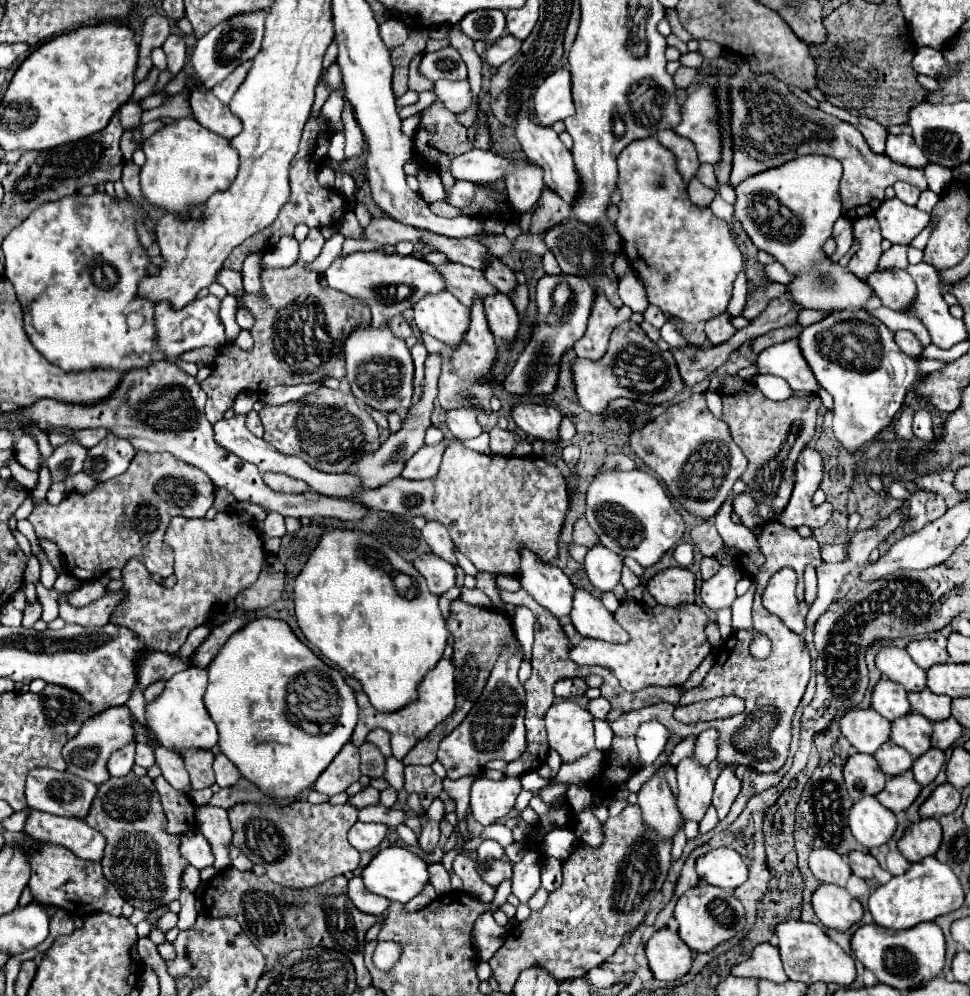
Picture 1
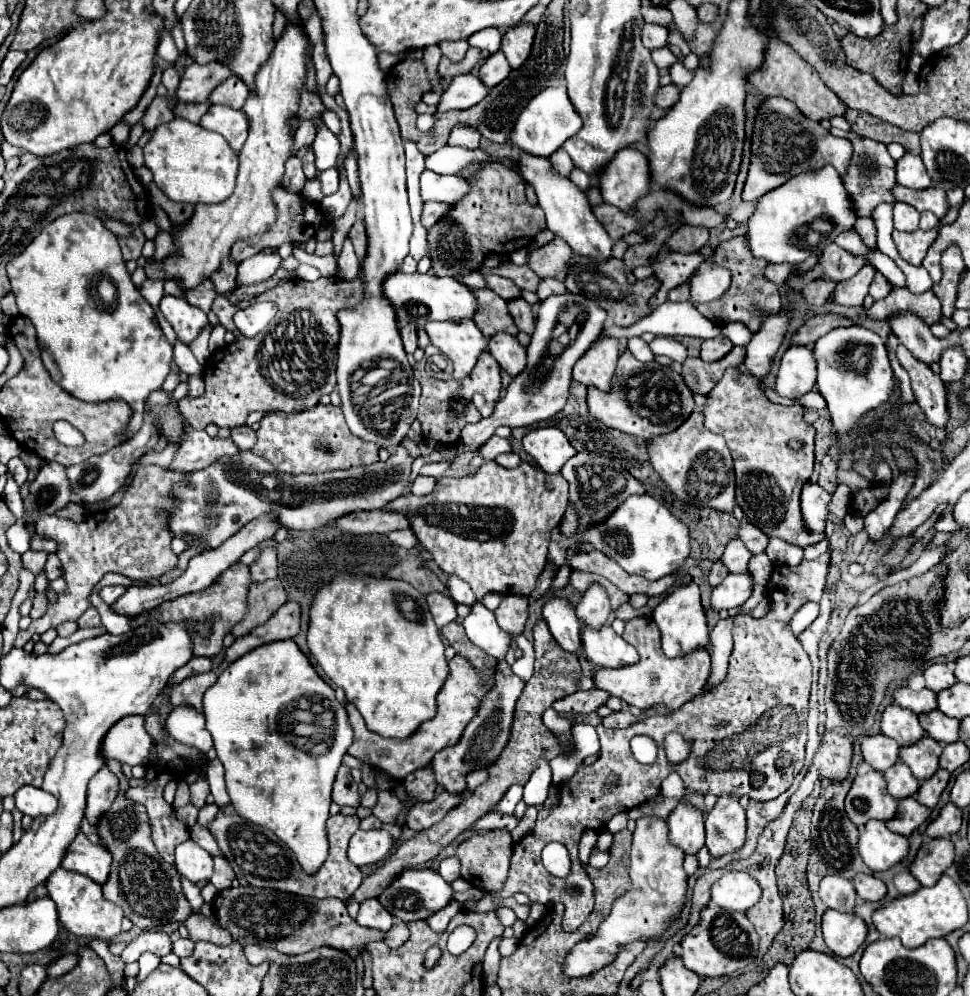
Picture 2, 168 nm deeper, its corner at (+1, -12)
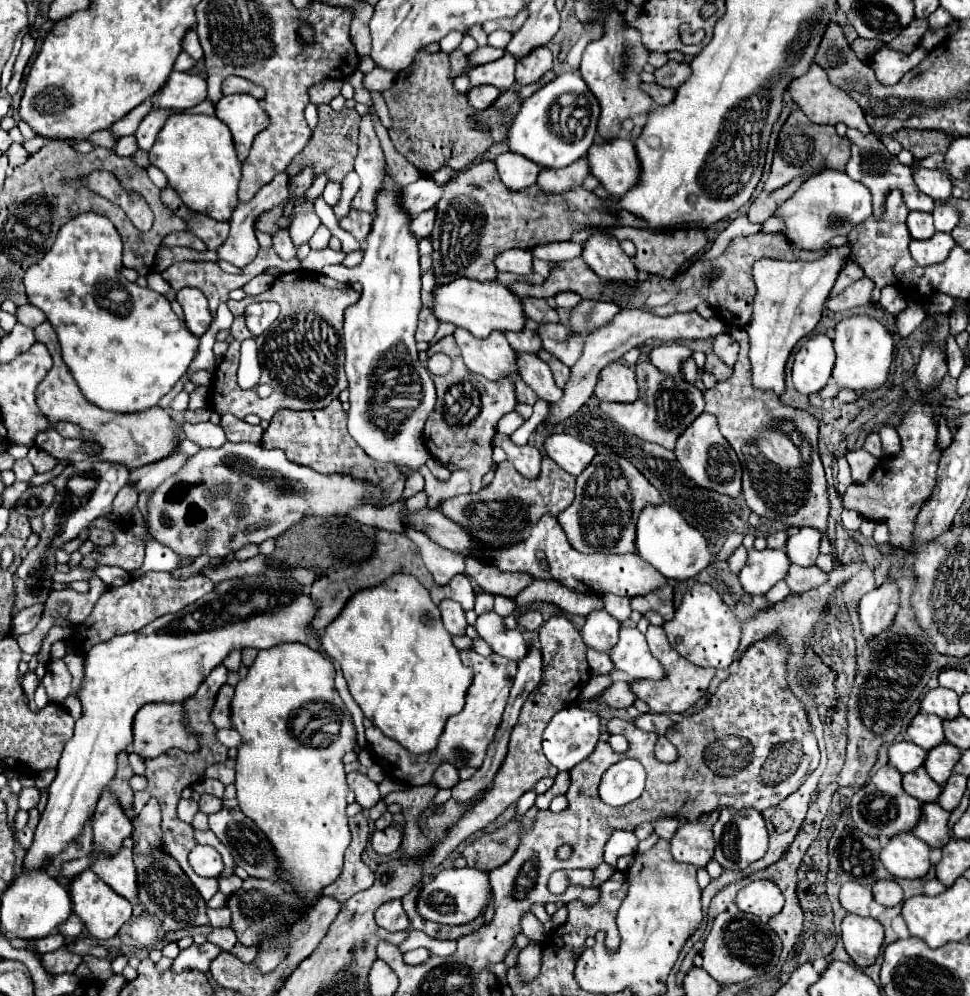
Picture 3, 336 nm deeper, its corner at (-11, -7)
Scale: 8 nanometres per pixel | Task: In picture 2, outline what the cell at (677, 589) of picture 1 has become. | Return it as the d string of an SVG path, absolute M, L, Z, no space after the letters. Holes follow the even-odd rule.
M690 582L688 586L678 586L668 594L654 610L654 622L658 624L662 632L662 650L668 658L688 656L690 652L696 652L698 648L708 648L710 652L710 636L708 636L708 622L706 614L700 602L700 590L696 582Z

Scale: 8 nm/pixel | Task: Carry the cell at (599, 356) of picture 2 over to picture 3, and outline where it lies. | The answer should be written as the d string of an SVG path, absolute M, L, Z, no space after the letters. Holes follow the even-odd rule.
M614 361L608 367L604 367L598 375L594 395L600 401L632 403L638 395L636 375L634 375L632 367L628 367L624 361Z

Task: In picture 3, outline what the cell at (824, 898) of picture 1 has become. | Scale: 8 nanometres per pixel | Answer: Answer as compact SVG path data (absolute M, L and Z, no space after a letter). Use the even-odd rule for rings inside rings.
M846 915L840 929L842 929L844 949L848 951L852 961L860 967L872 965L884 943L882 923L872 917Z

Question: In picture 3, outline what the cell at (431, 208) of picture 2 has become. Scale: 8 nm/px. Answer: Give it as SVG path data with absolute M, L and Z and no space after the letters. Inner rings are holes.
M434 207L428 209L428 211L424 211L424 213L420 213L418 217L414 217L414 219L412 219L414 235L416 235L416 237L428 235L428 233L432 231L432 227L434 227L434 219L436 219L436 209L434 209Z

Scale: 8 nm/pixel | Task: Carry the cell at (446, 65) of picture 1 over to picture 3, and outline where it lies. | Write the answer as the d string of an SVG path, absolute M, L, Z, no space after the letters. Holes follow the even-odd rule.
M476 85L476 87L468 89L468 93L466 93L468 103L476 109L490 107L490 103L494 103L494 99L498 99L498 95L500 95L500 89L490 87L490 85Z

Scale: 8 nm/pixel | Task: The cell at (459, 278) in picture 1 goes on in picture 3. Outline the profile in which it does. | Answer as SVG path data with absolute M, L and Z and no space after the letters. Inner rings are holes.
M526 319L526 325L522 331L506 331L504 333L508 343L512 345L514 351L528 351L528 353L538 353L542 347L542 341L538 339L538 323L532 319Z

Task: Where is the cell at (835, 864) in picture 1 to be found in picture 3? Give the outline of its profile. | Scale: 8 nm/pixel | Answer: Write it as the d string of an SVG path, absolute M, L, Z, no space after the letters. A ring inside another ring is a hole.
M848 881L840 887L840 903L848 913L868 917L870 901L872 901L872 891L856 881Z

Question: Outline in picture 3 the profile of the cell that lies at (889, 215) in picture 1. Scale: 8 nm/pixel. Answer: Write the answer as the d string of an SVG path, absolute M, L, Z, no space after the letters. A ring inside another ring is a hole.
M934 233L930 239L912 239L910 253L918 265L934 265L946 259L954 239L950 233Z

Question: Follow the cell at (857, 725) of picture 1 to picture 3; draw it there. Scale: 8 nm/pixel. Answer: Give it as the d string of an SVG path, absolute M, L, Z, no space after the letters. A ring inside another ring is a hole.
M894 741L888 747L888 763L896 767L900 773L910 773L924 763L926 751L910 741Z

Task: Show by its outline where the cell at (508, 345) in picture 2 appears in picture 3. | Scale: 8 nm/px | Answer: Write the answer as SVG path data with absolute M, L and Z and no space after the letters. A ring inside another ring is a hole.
M516 353L516 365L520 377L536 391L536 395L548 403L562 399L564 391L556 387L550 367L534 353Z

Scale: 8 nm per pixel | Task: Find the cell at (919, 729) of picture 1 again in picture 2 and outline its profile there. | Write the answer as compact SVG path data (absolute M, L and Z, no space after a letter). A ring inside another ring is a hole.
M930 736L922 738L918 744L906 746L900 750L900 760L912 770L912 774L924 782L938 770L938 758L942 754L942 744Z

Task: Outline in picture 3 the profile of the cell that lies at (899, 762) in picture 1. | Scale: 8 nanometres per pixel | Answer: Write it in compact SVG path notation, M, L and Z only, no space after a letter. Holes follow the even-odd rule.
M918 767L916 771L912 773L906 773L902 777L902 787L908 795L920 799L922 803L930 803L930 801L936 801L942 787L938 783L934 783L934 779L926 773L924 767Z

